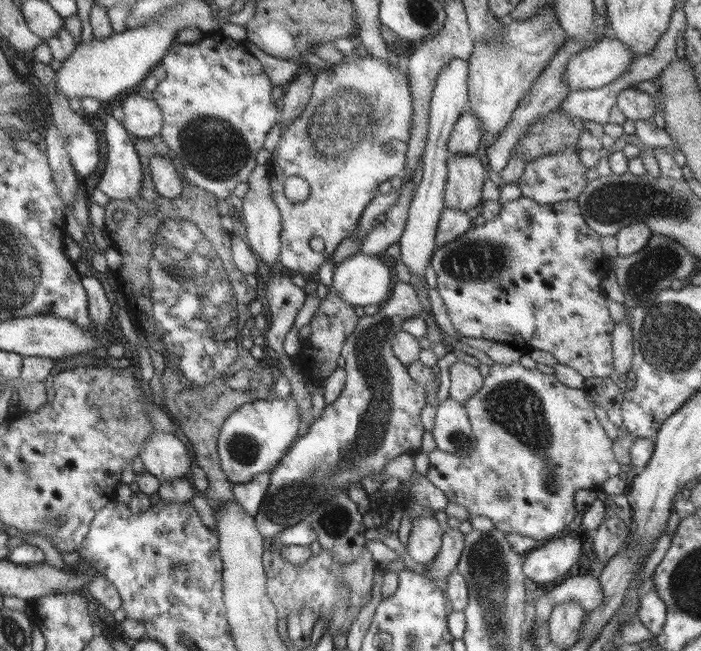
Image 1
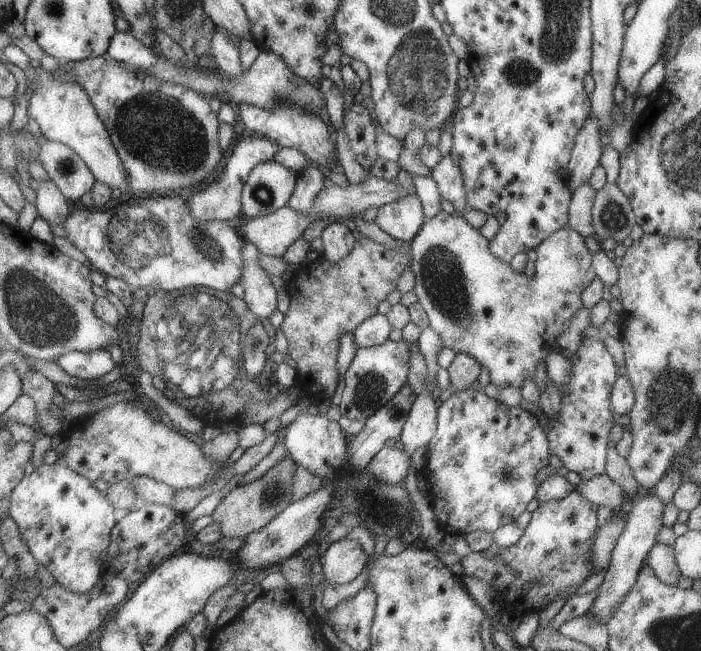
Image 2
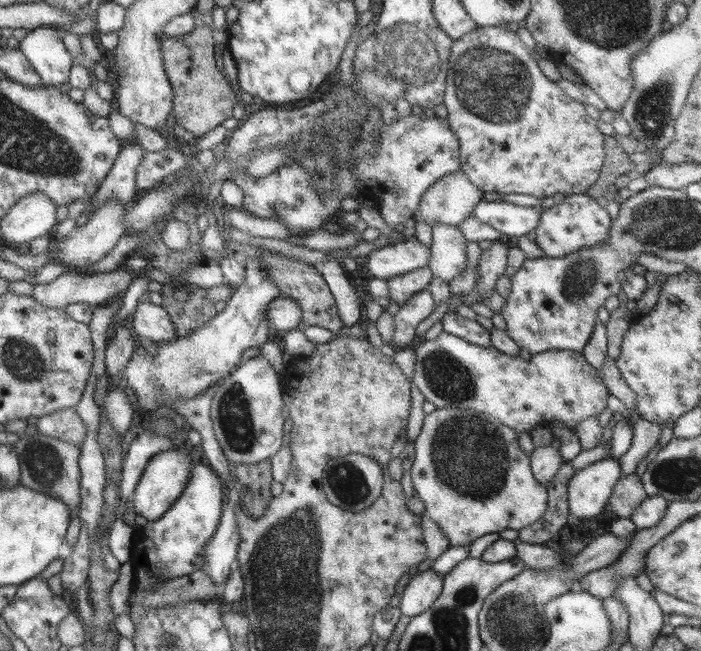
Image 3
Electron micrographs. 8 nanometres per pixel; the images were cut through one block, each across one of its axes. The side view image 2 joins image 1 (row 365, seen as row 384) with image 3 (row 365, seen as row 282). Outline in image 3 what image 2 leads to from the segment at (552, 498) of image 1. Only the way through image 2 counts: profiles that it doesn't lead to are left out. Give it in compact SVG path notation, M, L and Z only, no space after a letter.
M441 332L437 338L423 341L415 348L413 384L423 394L425 401L436 408L473 409L489 415L515 433L530 432L533 427L546 427L552 420L575 429L583 420L598 416L606 407L610 395L599 371L594 370L580 353L561 350L544 350L531 355L530 362L520 356L507 356L495 348L485 348L465 342L451 334Z

